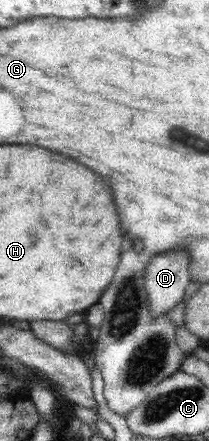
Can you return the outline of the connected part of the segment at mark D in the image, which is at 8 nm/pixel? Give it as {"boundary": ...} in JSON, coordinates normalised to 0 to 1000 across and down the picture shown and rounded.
{"boundary":[[[804,569],[699,590],[694,658],[713,717],[766,719],[842,696],[909,635],[904,587],[876,569]]]}

